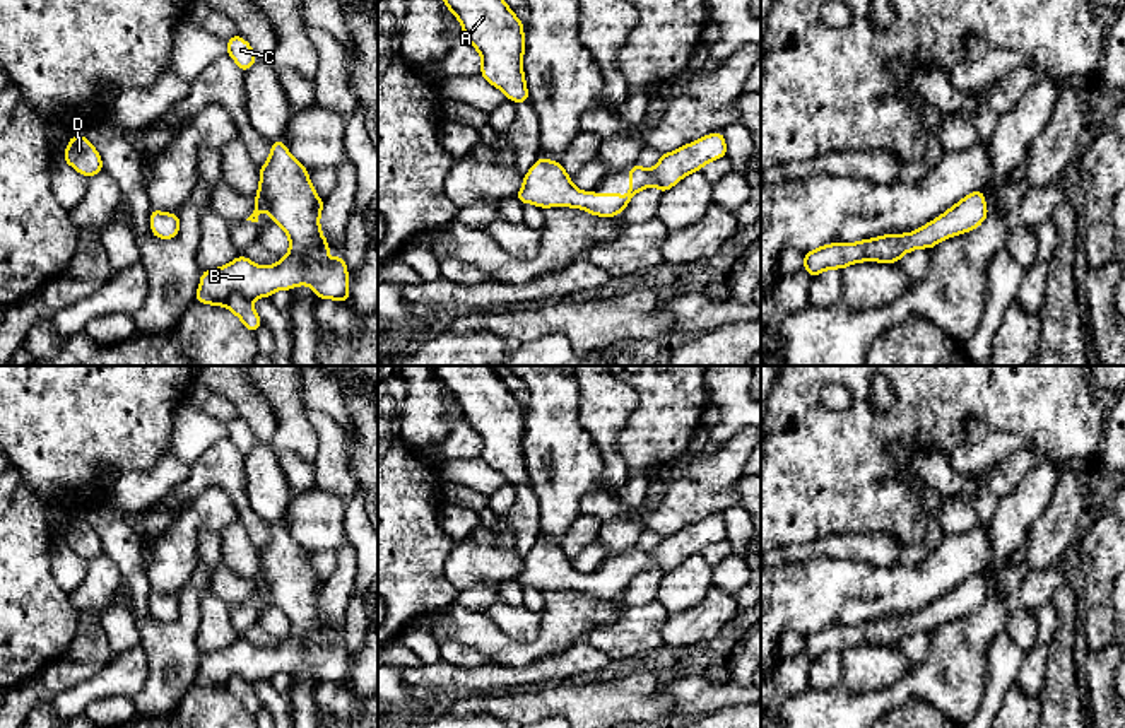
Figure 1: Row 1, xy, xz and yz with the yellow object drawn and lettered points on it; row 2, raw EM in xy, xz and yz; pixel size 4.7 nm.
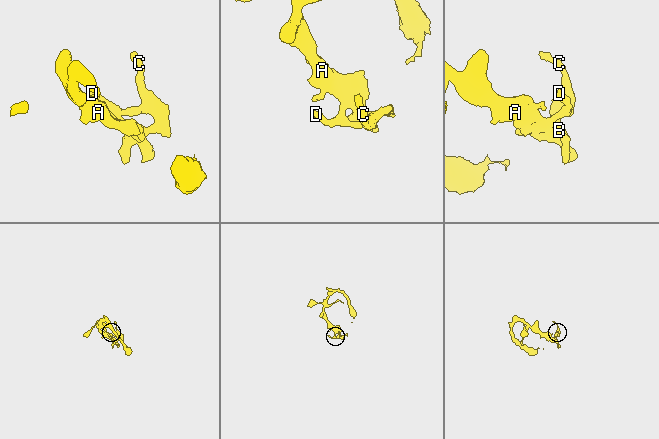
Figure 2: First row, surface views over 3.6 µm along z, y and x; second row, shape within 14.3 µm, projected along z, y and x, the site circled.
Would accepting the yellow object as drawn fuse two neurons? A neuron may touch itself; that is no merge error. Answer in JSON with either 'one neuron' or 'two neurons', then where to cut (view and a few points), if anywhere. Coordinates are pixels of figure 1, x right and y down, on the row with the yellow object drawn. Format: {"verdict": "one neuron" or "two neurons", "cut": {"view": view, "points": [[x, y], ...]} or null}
{"verdict": "one neuron", "cut": null}

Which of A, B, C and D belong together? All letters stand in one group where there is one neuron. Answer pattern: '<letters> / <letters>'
A B C D

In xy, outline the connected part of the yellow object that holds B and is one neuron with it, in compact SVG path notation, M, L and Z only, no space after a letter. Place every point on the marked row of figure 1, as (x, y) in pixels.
M274 140L268 161L260 167L256 207L246 219L258 222L263 208L272 224L289 236L289 255L272 267L260 267L239 255L226 267L203 270L197 302L226 306L255 333L263 323L251 301L270 297L275 291L309 285L318 299L349 301L349 273L344 253L328 260L328 241L320 229L320 200L308 169L296 161L282 140Z

